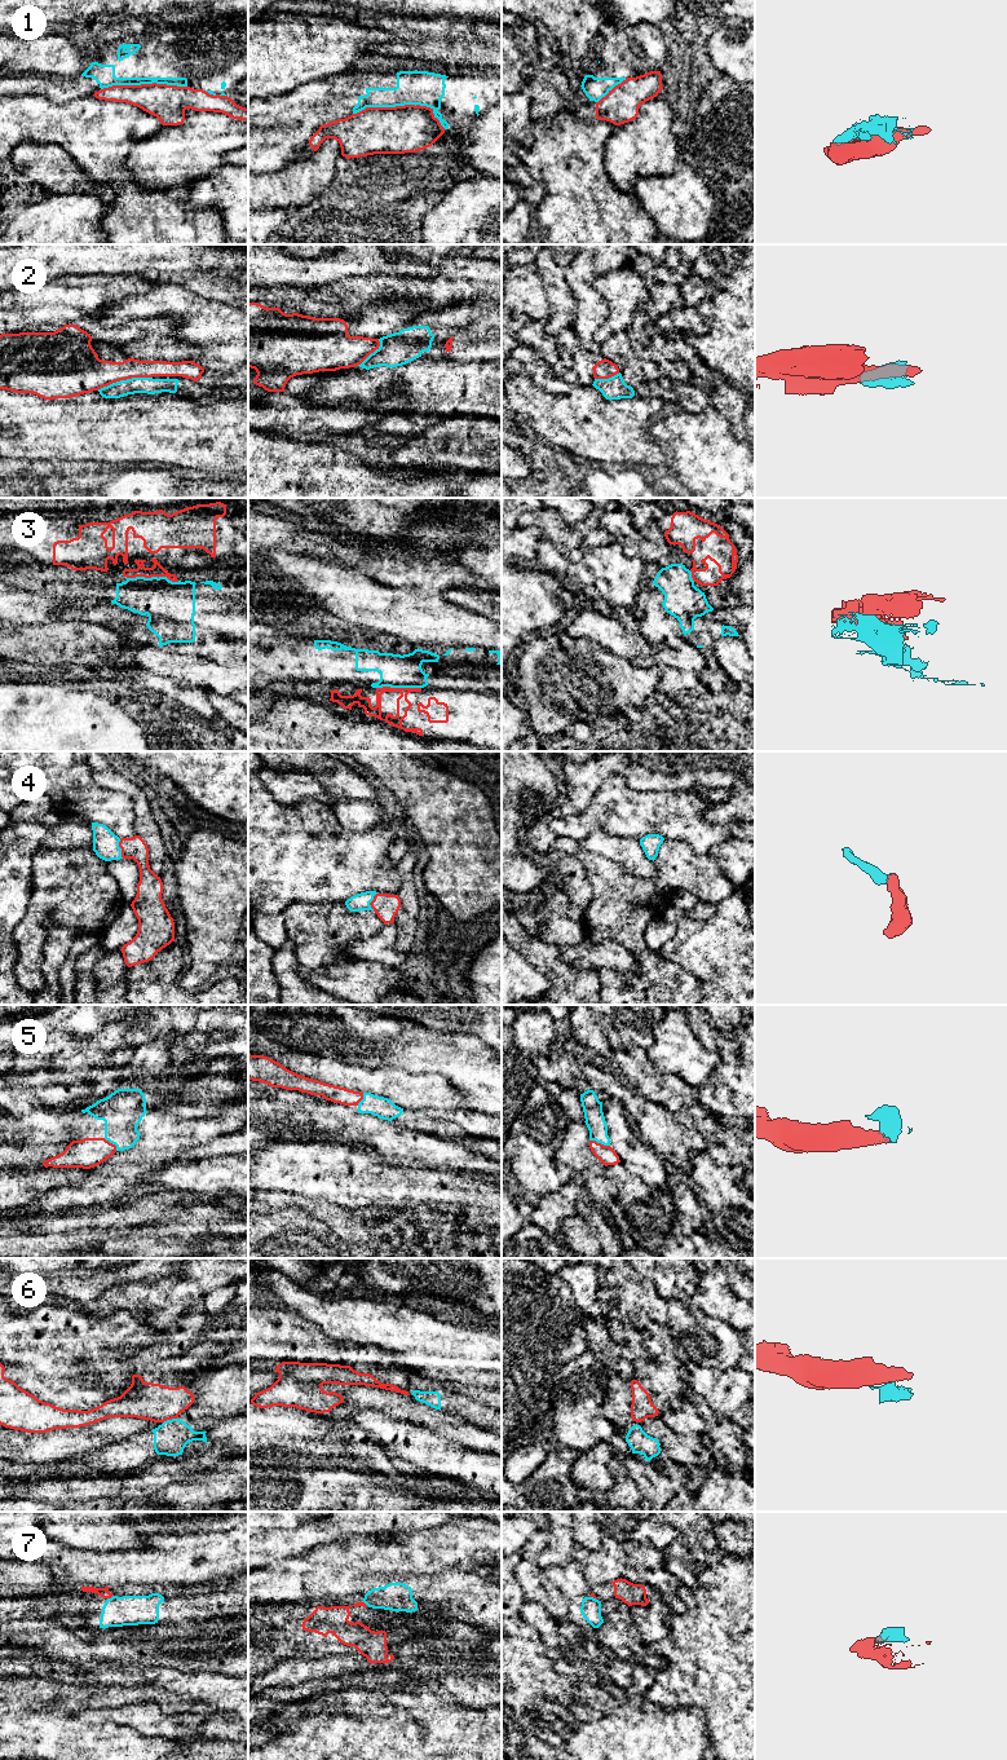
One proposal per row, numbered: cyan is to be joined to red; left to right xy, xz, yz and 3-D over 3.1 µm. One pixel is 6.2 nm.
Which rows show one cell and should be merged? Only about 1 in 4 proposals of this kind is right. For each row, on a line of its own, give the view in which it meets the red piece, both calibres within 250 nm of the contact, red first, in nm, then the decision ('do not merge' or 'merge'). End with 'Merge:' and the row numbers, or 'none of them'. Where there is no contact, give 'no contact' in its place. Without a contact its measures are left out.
1: xz | 300/220 nm | do not merge
2: xy | 240/100 nm | do not merge
3: xy | 80/300 nm | do not merge
4: xy | 140/160 nm | merge
5: yz | 110/120 nm | merge
6: xy | 240/200 nm | do not merge
7: xy | 60/190 nm | do not merge
Merge: 4, 5

